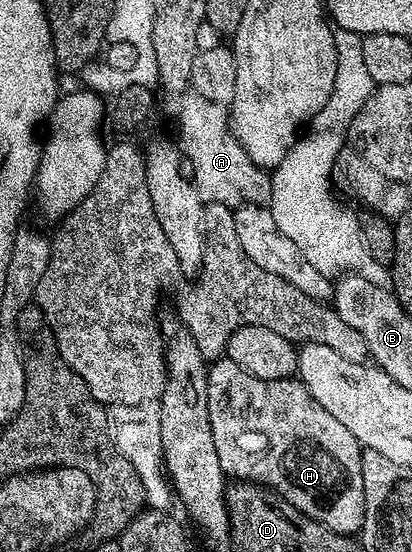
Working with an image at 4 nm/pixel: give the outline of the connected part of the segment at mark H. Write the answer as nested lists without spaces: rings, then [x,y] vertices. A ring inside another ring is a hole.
[[[219,358],[213,361],[209,365],[206,377],[208,378],[208,418],[212,422],[212,438],[216,442],[216,458],[220,458],[222,471],[239,481],[260,484],[263,488],[270,489],[275,496],[282,497],[292,506],[296,506],[296,510],[300,510],[316,522],[325,524],[333,532],[357,533],[366,517],[364,478],[362,477],[362,454],[364,449],[352,434],[352,430],[348,430],[343,423],[338,422],[336,418],[332,418],[332,414],[328,410],[324,410],[324,406],[320,406],[320,402],[316,402],[316,398],[312,398],[310,391],[297,378],[288,380],[256,378],[252,374],[248,374],[248,370],[236,366],[236,362],[232,362],[228,358]]]

